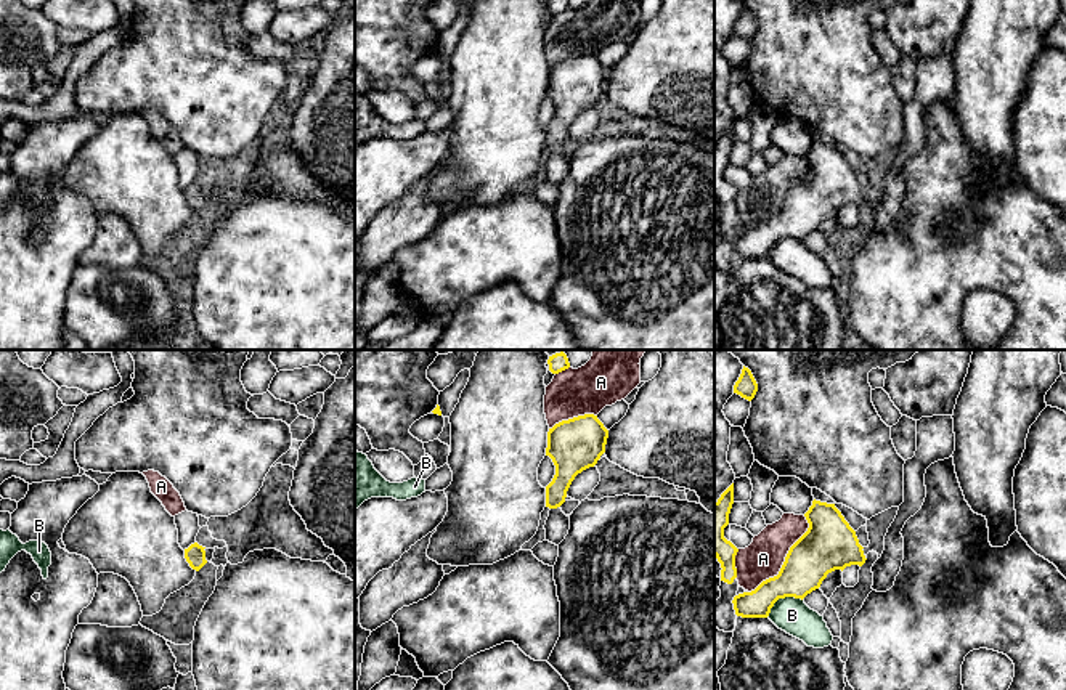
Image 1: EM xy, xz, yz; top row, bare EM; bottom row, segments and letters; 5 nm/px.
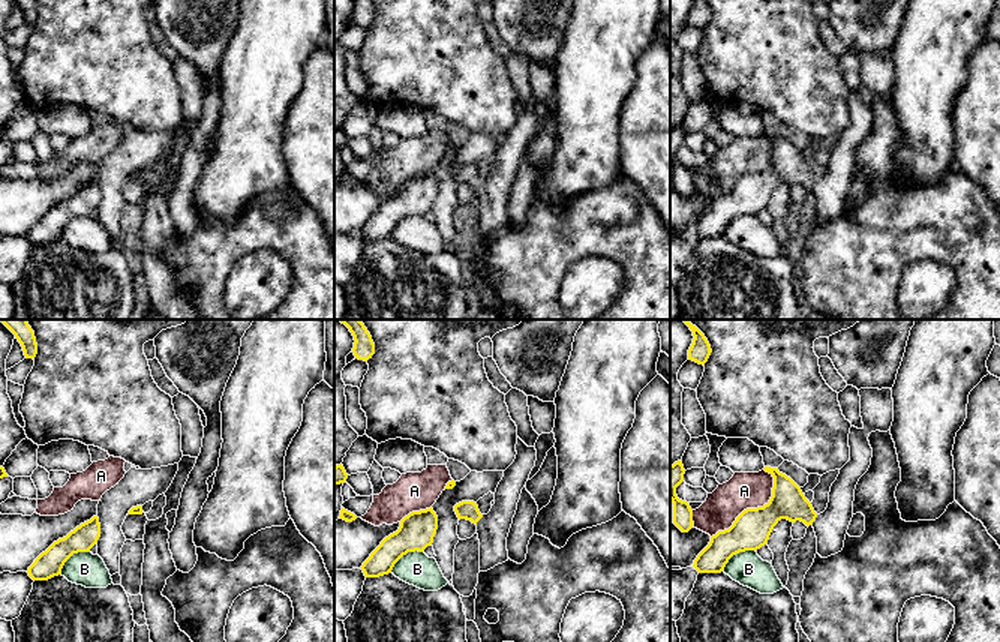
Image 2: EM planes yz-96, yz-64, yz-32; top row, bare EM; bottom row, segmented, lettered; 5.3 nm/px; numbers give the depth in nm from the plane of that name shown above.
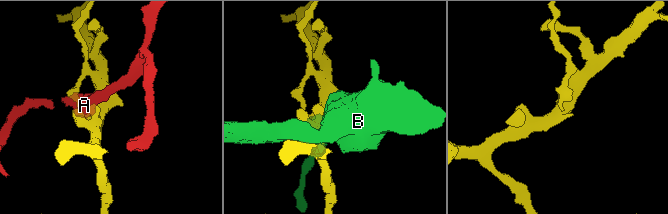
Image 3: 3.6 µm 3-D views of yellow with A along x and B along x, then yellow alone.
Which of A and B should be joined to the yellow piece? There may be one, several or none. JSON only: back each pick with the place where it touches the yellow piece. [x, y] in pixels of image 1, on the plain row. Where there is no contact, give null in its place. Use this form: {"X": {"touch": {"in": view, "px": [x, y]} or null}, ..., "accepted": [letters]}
{"accepted": []}

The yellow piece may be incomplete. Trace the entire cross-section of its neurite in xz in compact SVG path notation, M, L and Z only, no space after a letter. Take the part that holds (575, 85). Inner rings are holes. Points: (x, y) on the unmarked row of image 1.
M594 55L578 56L555 64L547 72L546 96L555 106L555 116L546 127L546 181L559 186L570 170L570 157L560 146L565 143L567 132L578 114L594 108L605 93L608 71Z

